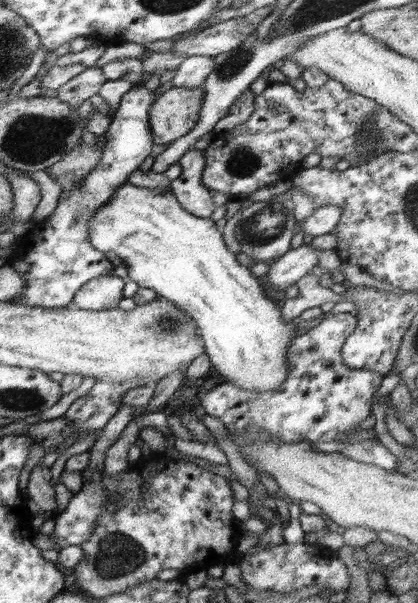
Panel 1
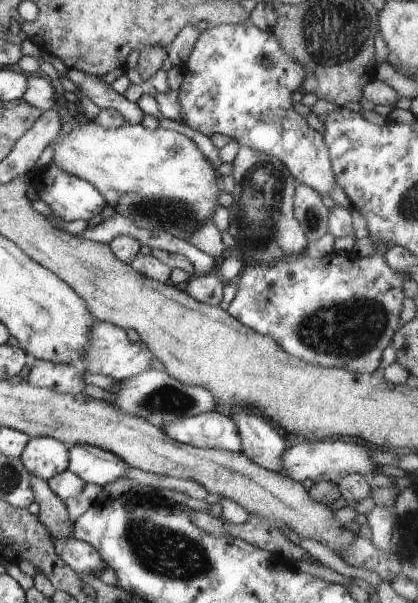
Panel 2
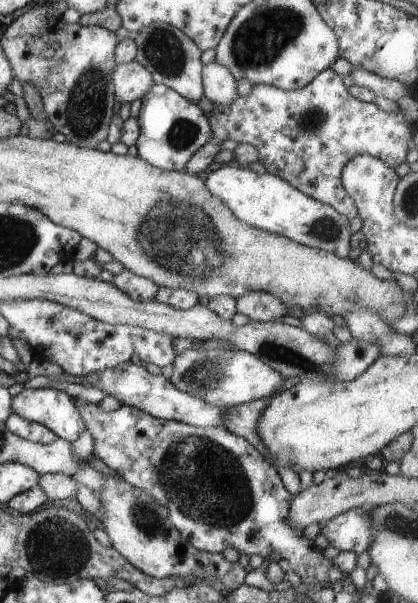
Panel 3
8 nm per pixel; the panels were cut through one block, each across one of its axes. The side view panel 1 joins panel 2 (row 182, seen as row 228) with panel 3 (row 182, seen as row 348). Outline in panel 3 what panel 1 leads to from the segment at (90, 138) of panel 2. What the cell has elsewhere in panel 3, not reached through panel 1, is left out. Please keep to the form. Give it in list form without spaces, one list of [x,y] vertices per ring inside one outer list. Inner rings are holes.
[[[236,164],[224,165],[207,174],[205,185],[242,222],[256,228],[288,237],[298,244],[328,251],[342,258],[350,252],[350,219],[330,205],[296,190],[286,179],[266,172],[255,173]]]

